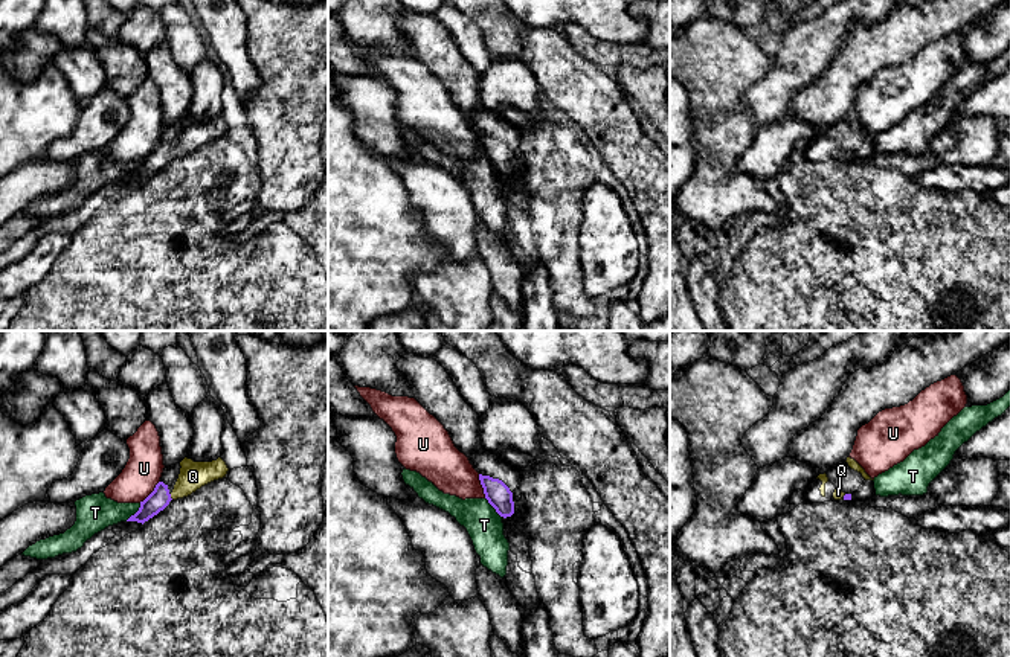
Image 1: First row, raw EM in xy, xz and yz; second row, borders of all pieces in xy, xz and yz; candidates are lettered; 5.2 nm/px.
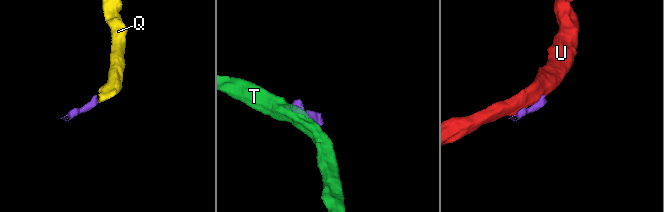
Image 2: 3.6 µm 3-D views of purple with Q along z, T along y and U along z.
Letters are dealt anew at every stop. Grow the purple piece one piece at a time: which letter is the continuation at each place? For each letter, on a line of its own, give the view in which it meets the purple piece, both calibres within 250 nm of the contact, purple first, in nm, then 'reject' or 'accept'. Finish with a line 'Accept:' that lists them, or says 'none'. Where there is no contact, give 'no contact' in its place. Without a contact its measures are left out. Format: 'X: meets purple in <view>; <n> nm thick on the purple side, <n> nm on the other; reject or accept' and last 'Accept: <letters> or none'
Q: meets purple in xy; 110 nm thick on the purple side, 150 nm on the other; accept
T: meets purple in xy; 110 nm thick on the purple side, 200 nm on the other; reject
U: meets purple in xz; 130 nm thick on the purple side, 220 nm on the other; reject
Accept: Q

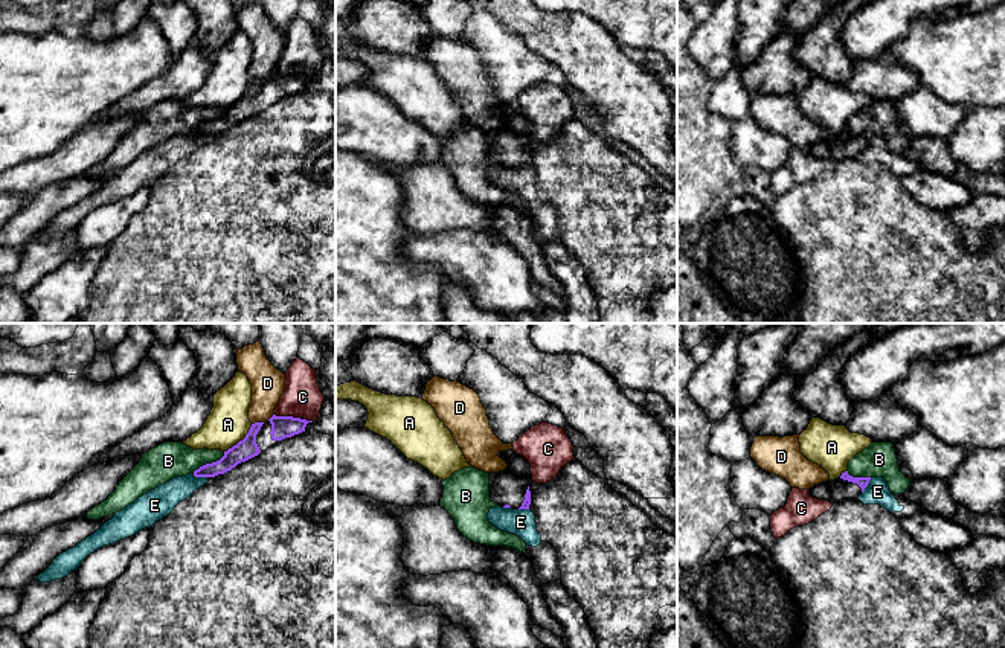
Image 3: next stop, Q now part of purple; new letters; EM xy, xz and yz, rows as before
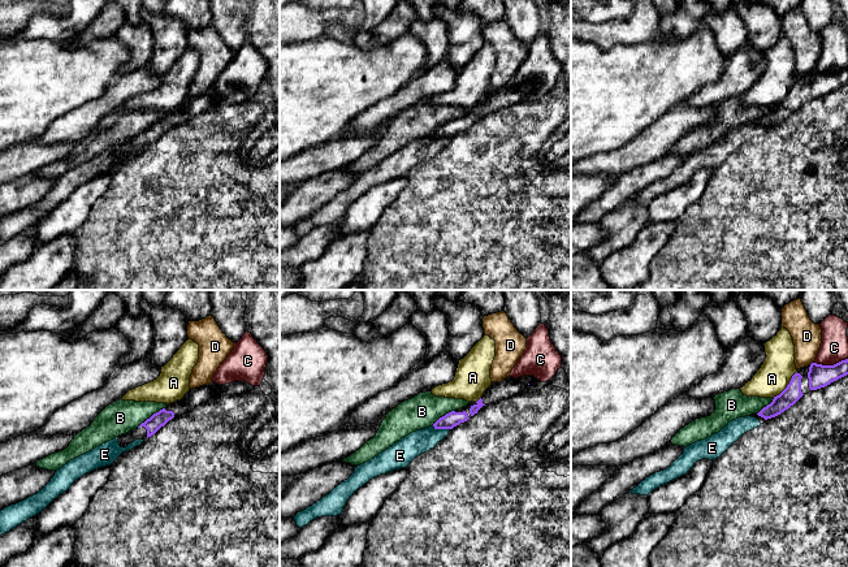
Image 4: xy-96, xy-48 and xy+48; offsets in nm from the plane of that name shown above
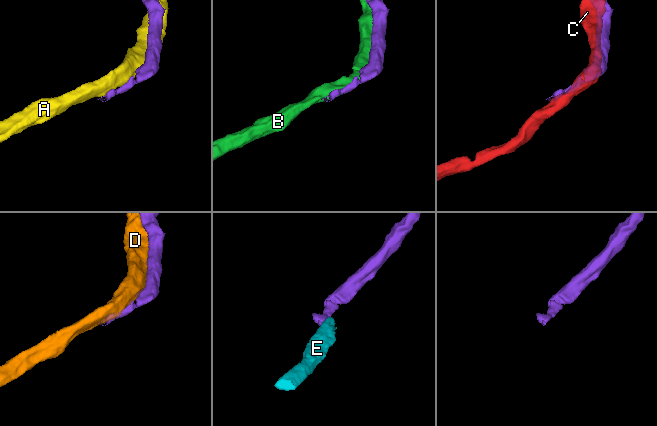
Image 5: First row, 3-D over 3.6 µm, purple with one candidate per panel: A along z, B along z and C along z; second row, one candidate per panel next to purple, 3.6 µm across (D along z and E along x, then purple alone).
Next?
A: meets purple in xy; 110 nm thick on the purple side, 220 nm on the other; reject
B: meets purple in xy; 110 nm thick on the purple side, 190 nm on the other; reject
C: meets purple in xy; 120 nm thick on the purple side, 200 nm on the other; reject
D: meets purple in xy; 110 nm thick on the purple side, 180 nm on the other; reject
E: meets purple in xy; 100 nm thick on the purple side, 160 nm on the other; reject
Accept: none

